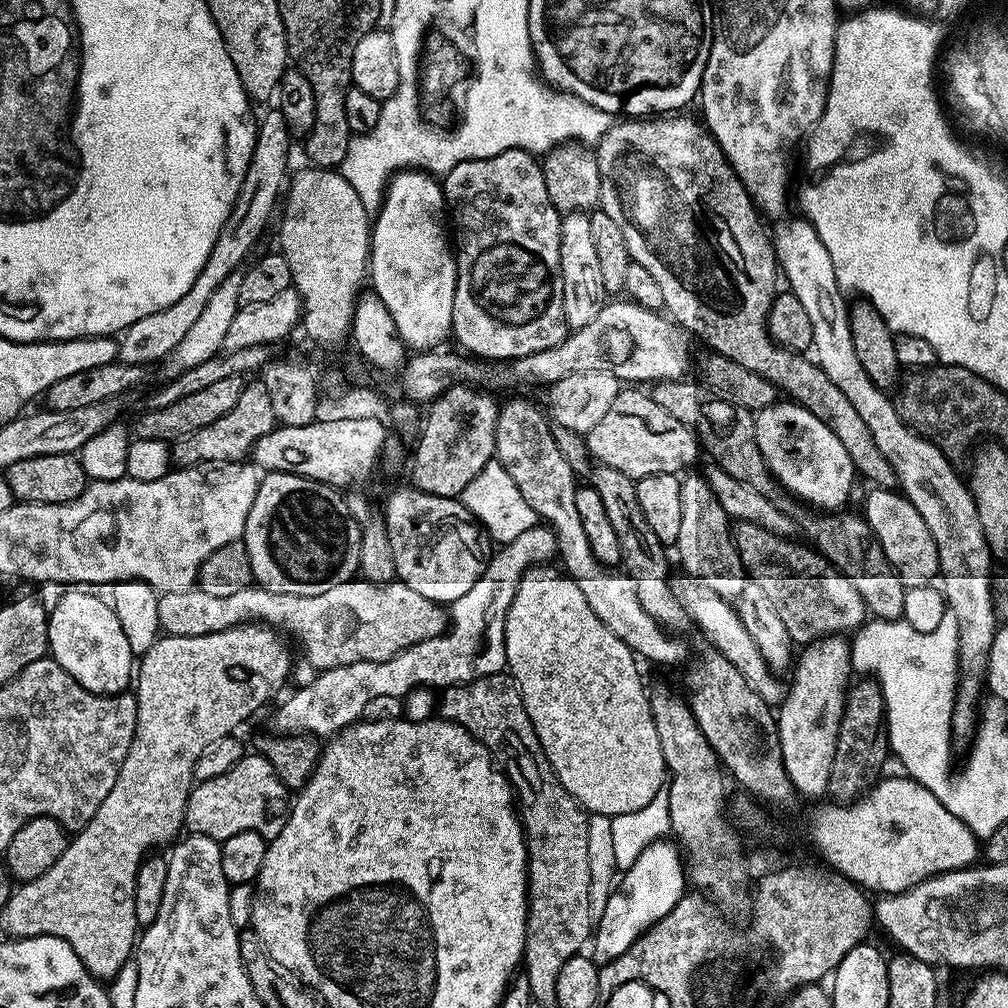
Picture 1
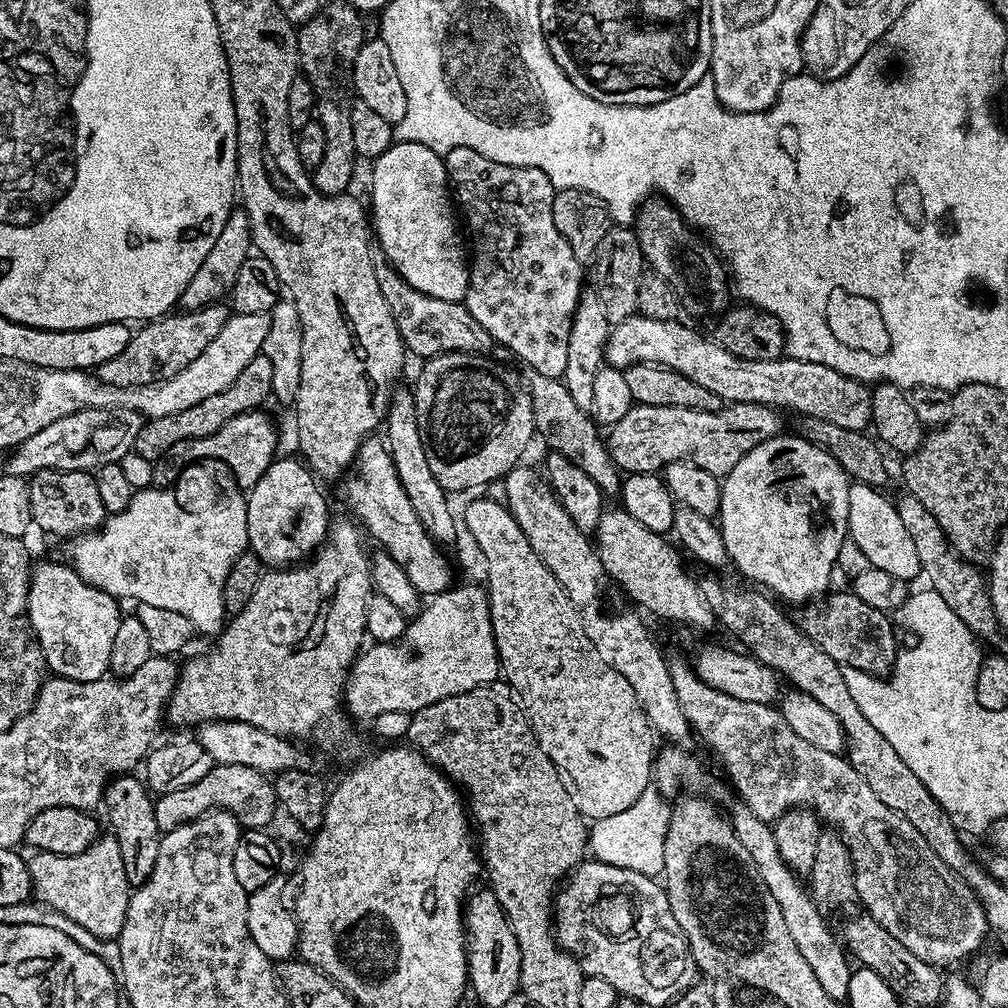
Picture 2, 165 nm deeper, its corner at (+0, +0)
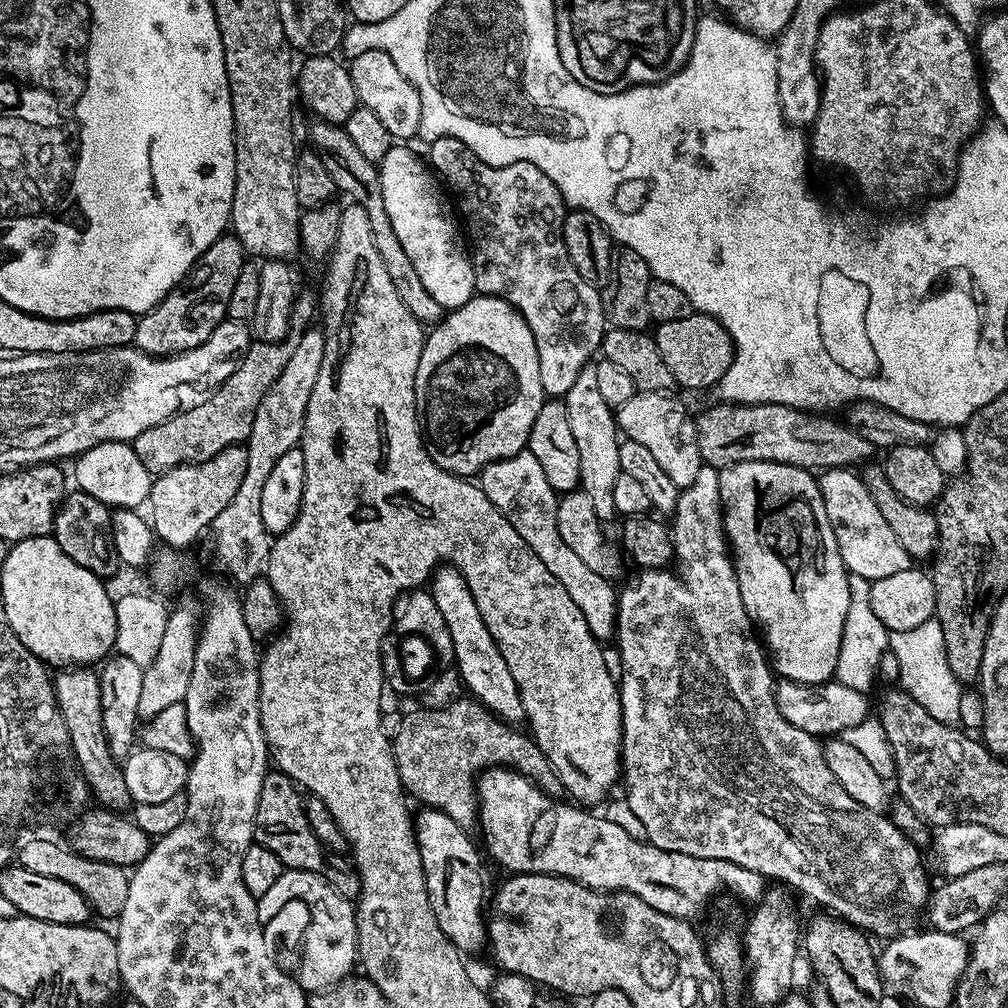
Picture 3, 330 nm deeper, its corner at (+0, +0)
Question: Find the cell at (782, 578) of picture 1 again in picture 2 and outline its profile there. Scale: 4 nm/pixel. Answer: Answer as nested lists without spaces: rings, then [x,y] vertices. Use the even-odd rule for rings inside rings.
[[[851,590],[834,592],[823,597],[820,603],[824,604],[817,603],[803,609],[805,612],[802,627],[805,634],[841,666],[854,667],[856,670],[868,672],[871,676],[887,677],[896,664],[898,651],[895,632],[897,629],[889,613],[868,606]]]

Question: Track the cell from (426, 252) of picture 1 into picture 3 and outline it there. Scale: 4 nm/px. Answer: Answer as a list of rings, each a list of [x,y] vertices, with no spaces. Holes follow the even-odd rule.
[[[393,146],[386,158],[380,160],[378,167],[386,214],[390,214],[394,234],[398,234],[398,242],[402,242],[402,250],[410,257],[426,294],[446,310],[460,308],[470,302],[476,292],[472,258],[461,225],[442,191],[441,181],[421,157],[420,160],[408,146]]]

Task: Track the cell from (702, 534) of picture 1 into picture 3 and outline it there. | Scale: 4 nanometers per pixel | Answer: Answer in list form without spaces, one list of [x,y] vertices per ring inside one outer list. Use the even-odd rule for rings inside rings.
[[[637,392],[630,402],[615,409],[614,415],[619,431],[627,439],[642,442],[642,446],[650,450],[650,455],[657,460],[658,466],[662,466],[662,471],[670,477],[670,482],[674,482],[676,488],[688,488],[694,478],[698,478],[702,461],[696,437],[696,421],[693,413],[684,409],[682,401],[675,400],[668,392]]]

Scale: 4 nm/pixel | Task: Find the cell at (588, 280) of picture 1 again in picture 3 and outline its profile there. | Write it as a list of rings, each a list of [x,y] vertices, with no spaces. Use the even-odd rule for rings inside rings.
[[[589,362],[578,374],[578,379],[574,381],[574,386],[570,386],[568,393],[562,398],[566,406],[566,414],[570,417],[570,431],[574,433],[574,443],[578,445],[578,470],[580,471],[580,488],[586,494],[590,494],[590,502],[594,504],[594,510],[598,514],[601,522],[608,522],[611,516],[617,515],[614,506],[614,482],[621,472],[618,462],[618,450],[622,440],[618,435],[618,425],[614,415],[614,410],[602,398],[598,390],[598,370],[596,364]]]

